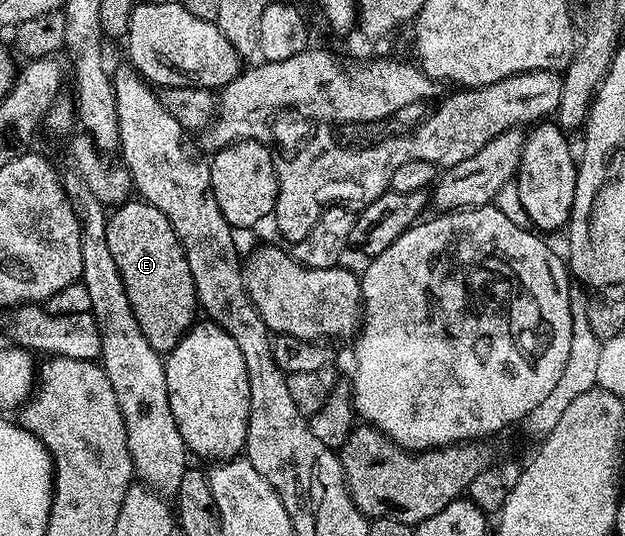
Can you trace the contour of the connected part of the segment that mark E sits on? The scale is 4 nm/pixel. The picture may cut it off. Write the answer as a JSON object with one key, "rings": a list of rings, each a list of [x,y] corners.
{"rings":[[[132,198],[113,212],[116,213],[108,216],[106,242],[110,242],[110,254],[118,262],[134,318],[138,318],[138,326],[155,352],[170,353],[198,316],[196,287],[184,247],[174,234],[168,216],[153,204]]]}

